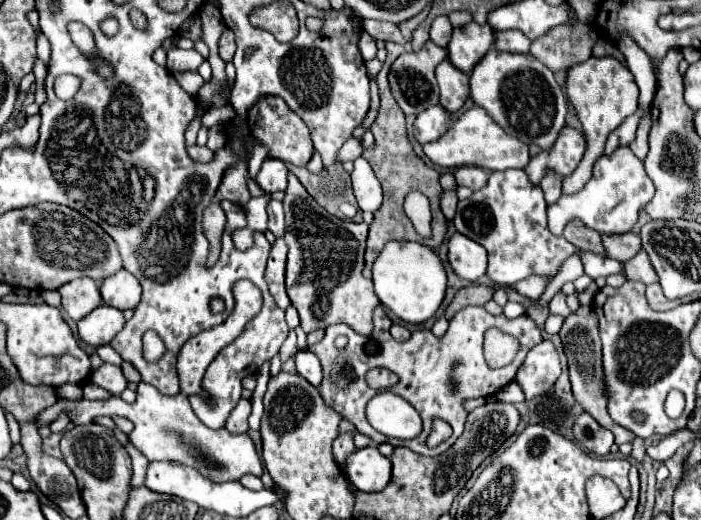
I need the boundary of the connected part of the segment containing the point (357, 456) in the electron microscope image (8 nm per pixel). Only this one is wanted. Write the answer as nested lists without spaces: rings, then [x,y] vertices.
[[[368,445],[364,449],[356,449],[346,459],[346,475],[356,489],[374,493],[388,485],[392,465],[390,459],[378,451],[378,447]]]

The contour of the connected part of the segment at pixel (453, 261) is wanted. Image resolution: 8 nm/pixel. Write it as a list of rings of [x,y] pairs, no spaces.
[[[454,233],[448,241],[448,261],[454,273],[466,281],[478,281],[486,273],[486,249],[476,241]]]

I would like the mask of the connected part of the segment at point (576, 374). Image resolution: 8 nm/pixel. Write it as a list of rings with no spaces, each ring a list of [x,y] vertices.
[[[580,305],[576,313],[568,315],[564,319],[564,325],[560,329],[560,339],[564,345],[564,353],[568,357],[568,369],[570,369],[570,383],[572,383],[572,393],[576,401],[584,407],[586,413],[590,413],[602,427],[614,433],[616,443],[632,443],[636,435],[632,435],[628,429],[612,423],[608,411],[606,411],[606,397],[602,395],[604,383],[602,383],[602,351],[600,351],[600,337],[598,337],[598,319],[592,311],[592,307]]]

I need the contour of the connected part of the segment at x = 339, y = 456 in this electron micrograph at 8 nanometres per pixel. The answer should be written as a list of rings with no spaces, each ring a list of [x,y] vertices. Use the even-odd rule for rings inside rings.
[[[342,433],[334,441],[334,459],[344,469],[344,459],[354,451],[354,433]]]

